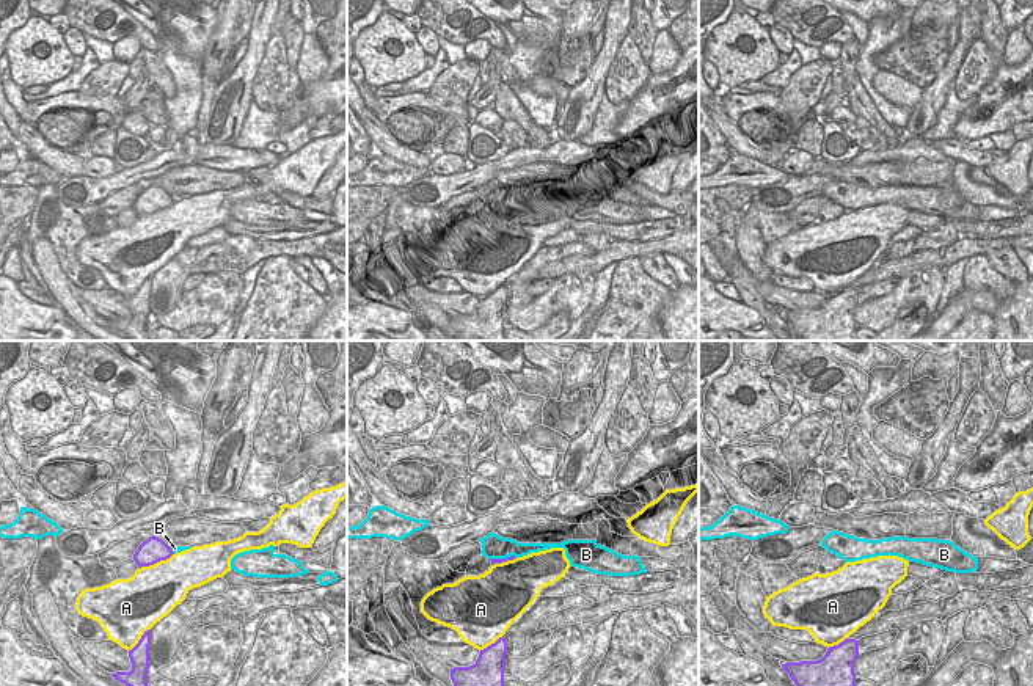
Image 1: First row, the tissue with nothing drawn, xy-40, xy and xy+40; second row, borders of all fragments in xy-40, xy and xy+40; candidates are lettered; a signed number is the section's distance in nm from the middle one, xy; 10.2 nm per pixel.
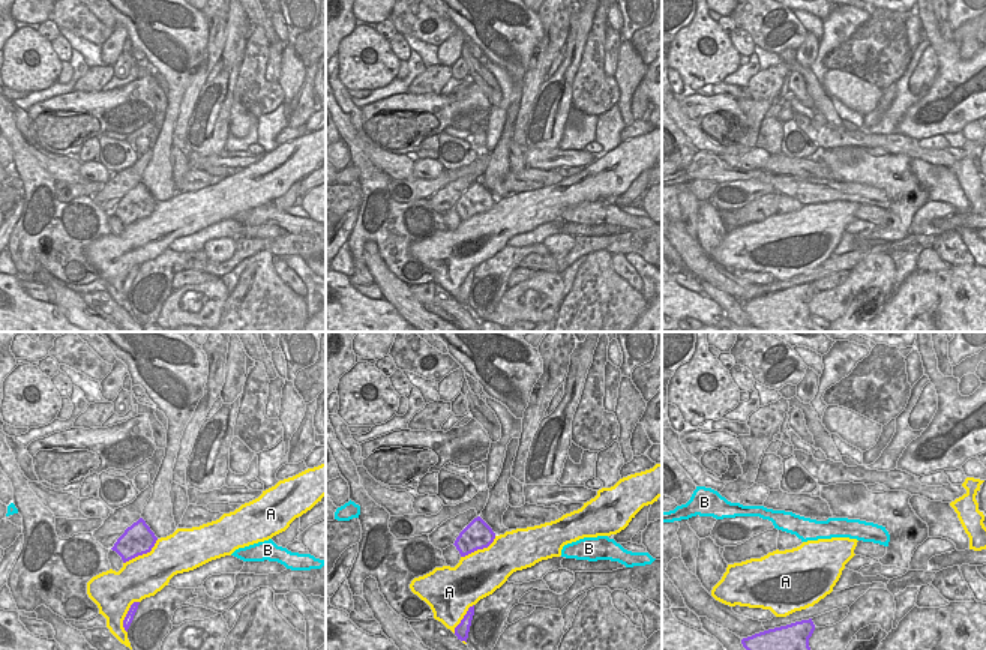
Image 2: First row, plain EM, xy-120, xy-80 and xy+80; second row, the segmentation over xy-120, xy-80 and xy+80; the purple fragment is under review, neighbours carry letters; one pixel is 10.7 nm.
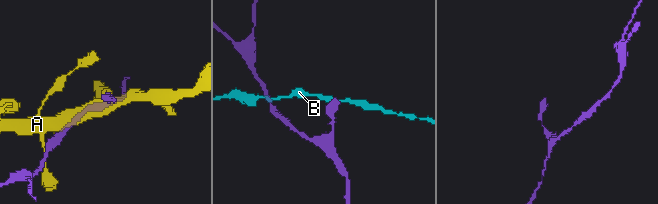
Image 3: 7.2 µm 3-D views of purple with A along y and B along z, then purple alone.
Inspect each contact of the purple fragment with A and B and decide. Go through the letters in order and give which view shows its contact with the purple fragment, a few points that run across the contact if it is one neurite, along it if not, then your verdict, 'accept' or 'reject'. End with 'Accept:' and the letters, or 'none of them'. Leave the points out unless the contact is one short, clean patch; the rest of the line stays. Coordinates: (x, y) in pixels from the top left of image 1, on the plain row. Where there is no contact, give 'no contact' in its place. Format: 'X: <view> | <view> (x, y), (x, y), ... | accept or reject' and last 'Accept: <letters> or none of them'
A: xy-40 | reject
B: xy | xy (515, 204), (490, 207) | reject
Accept: none of them

